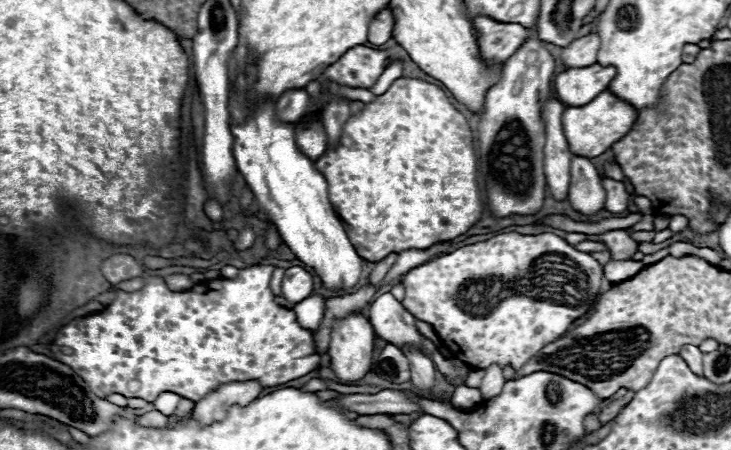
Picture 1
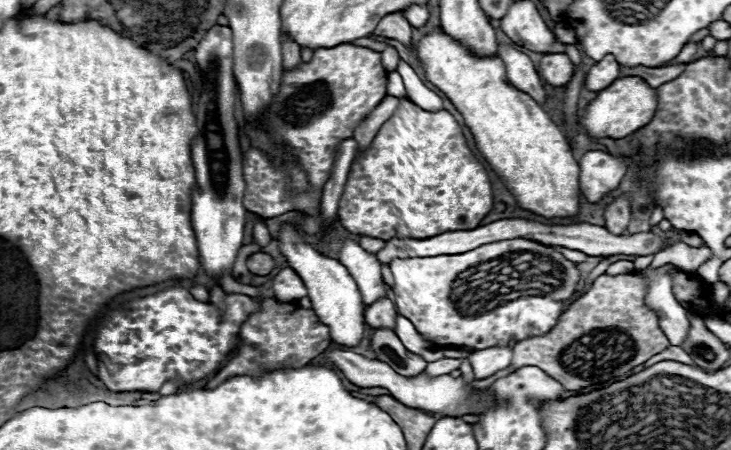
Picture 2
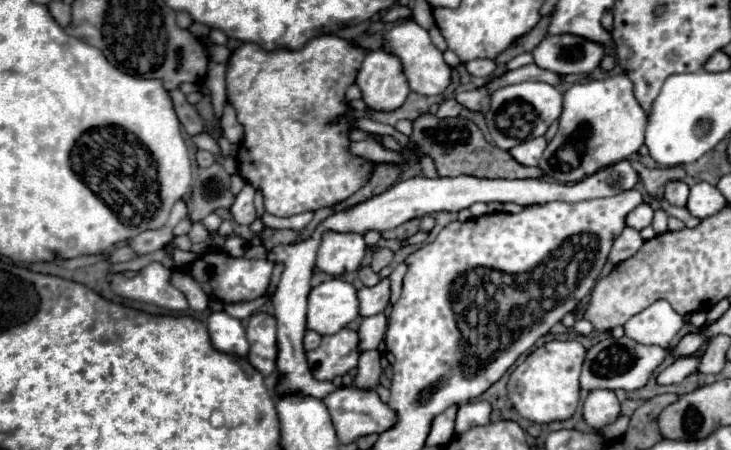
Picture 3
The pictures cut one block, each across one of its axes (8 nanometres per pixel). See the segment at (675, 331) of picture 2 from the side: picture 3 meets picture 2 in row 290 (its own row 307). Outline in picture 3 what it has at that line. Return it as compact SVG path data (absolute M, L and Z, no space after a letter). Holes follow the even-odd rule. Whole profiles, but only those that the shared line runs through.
M658 300L640 314L632 316L626 324L626 336L634 338L642 344L656 344L656 346L670 346L672 338L684 326L682 316L670 306L666 300Z

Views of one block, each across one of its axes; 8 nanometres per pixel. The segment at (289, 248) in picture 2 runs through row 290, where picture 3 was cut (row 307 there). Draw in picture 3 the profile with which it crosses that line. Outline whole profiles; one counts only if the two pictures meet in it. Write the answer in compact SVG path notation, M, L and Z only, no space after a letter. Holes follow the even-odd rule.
M332 278L312 288L308 296L308 330L318 334L336 334L356 316L358 296L350 282Z

